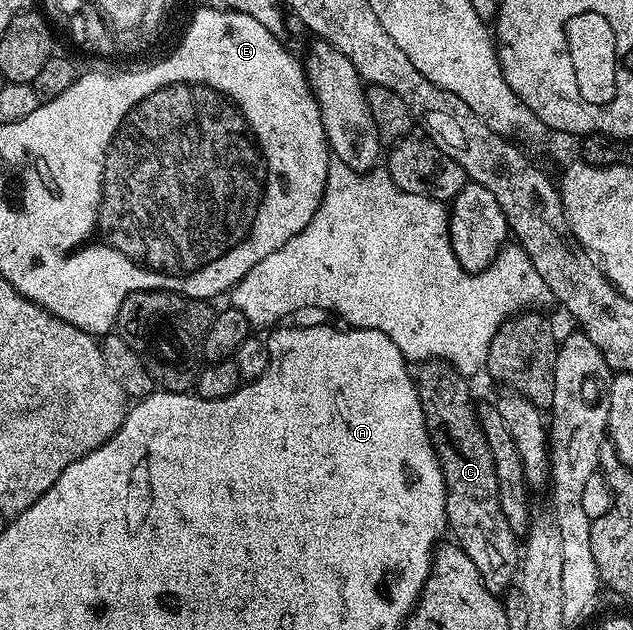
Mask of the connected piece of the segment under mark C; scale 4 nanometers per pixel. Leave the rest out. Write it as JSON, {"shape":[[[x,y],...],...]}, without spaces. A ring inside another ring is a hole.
{"shape":[[[432,360],[418,363],[419,399],[423,405],[427,431],[443,473],[443,483],[447,489],[447,524],[450,533],[455,533],[454,541],[471,557],[473,564],[477,564],[477,572],[481,572],[485,588],[489,588],[489,592],[502,595],[512,589],[516,581],[517,571],[521,565],[521,542],[509,528],[505,512],[501,512],[493,452],[489,448],[489,440],[485,440],[485,432],[479,423],[476,403],[471,403],[471,386],[467,382],[470,381],[454,370],[448,362]]]}

